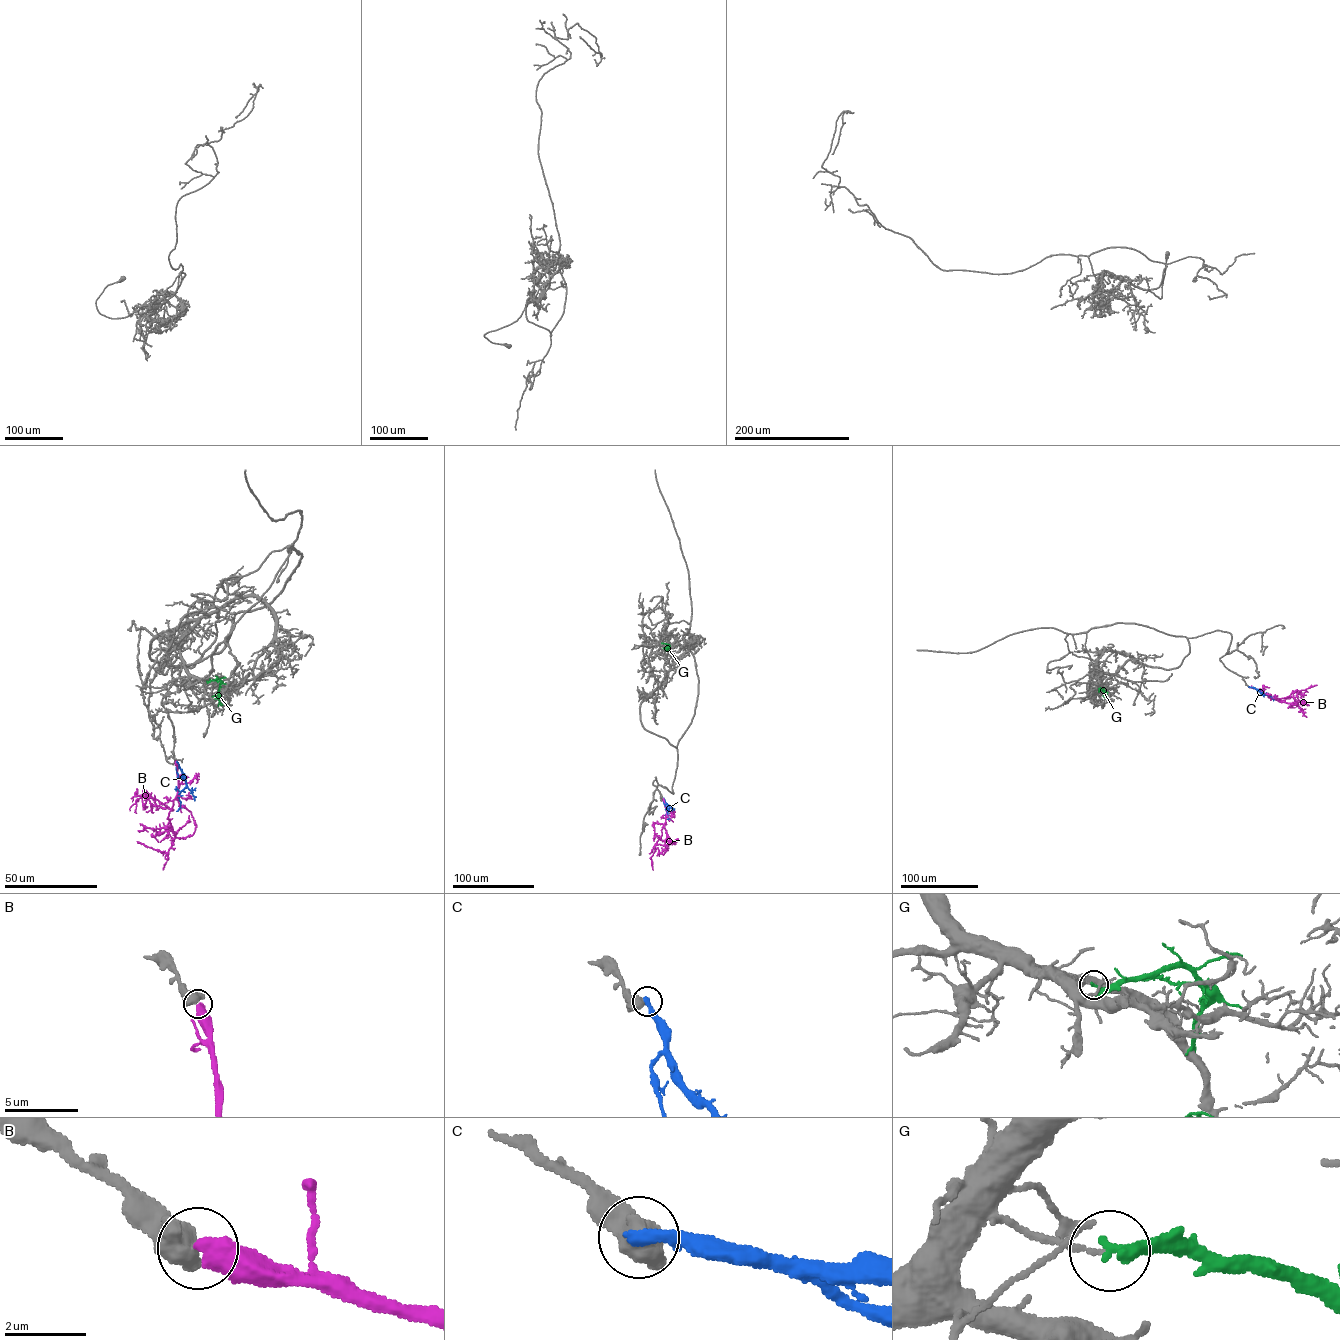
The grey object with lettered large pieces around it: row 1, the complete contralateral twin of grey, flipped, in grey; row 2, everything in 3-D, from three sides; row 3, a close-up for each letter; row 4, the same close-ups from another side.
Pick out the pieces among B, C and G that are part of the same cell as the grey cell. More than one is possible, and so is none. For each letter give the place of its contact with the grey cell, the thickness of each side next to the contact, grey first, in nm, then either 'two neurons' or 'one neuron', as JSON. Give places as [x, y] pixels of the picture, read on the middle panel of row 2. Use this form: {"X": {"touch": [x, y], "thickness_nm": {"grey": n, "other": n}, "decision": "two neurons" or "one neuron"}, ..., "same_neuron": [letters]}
{"B": {"touch": [663, 798], "thickness_nm": {"grey": 700, "other": 480}, "decision": "two neurons"}, "C": {"touch": [663, 798], "thickness_nm": {"grey": 600, "other": 340}, "decision": "two neurons"}, "G": {"touch": [661, 643], "thickness_nm": {"grey": 120, "other": 340}, "decision": "two neurons"}, "same_neuron": []}

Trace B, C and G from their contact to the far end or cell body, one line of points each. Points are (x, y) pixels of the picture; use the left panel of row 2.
B: (176, 762), (177, 793), (172, 809), (162, 808), (145, 794), (147, 797), (135, 794), (137, 792)
C: (177, 762), (186, 784), (177, 795), (180, 802), (176, 811)
G: (206, 681), (218, 679), (221, 682), (218, 699), (222, 705)

